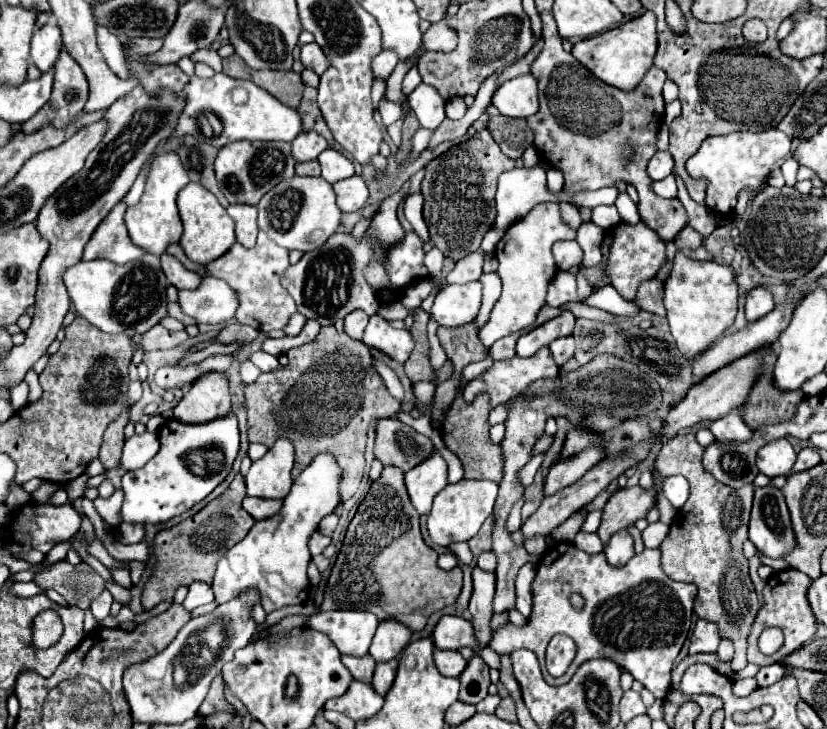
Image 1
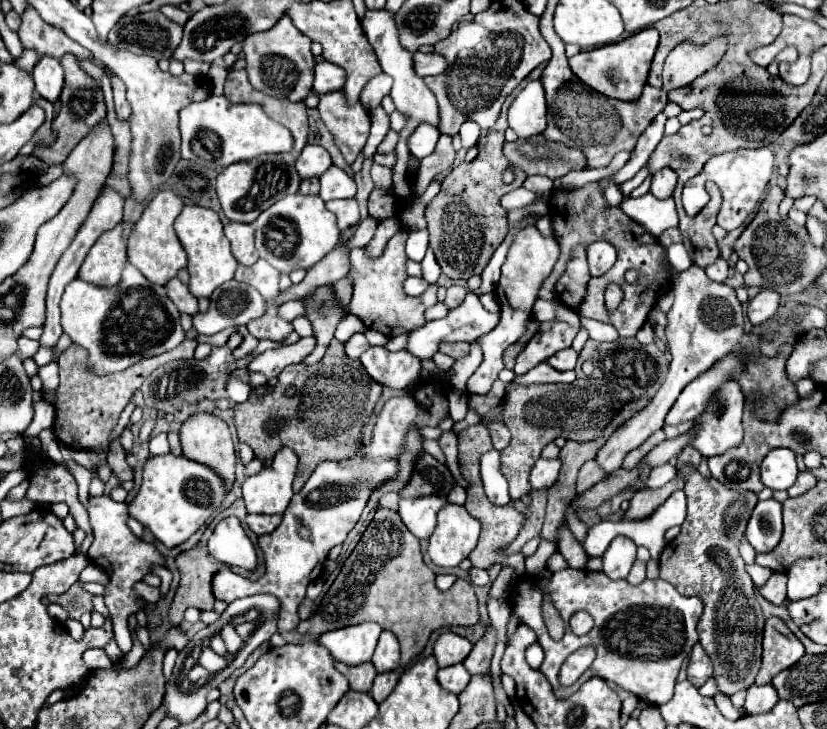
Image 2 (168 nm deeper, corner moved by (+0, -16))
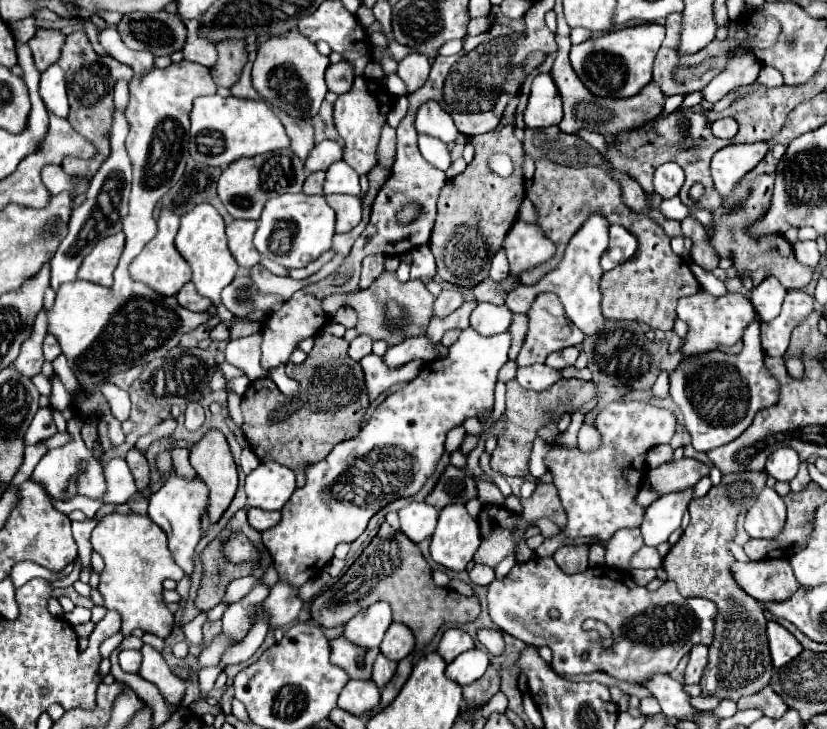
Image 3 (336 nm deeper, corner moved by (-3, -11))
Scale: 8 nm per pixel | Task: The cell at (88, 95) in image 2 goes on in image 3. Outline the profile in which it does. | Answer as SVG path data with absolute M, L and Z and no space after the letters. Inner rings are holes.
M70 33L66 37L58 65L64 69L64 75L66 75L66 87L68 87L68 99L70 99L68 121L80 135L84 135L88 141L92 141L98 149L94 159L82 161L82 159L68 157L68 159L64 159L62 167L70 175L86 175L86 179L92 179L94 171L98 171L98 167L104 163L106 155L110 155L110 127L112 127L112 117L114 117L114 99L112 99L114 85L118 79L130 81L132 69L128 65L118 63L110 55L98 55L92 49L86 33Z

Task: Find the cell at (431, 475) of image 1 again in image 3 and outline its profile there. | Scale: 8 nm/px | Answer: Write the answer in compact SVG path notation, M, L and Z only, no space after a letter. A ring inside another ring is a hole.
M412 501L408 507L398 511L400 517L400 531L414 543L428 539L434 533L438 511L428 503Z

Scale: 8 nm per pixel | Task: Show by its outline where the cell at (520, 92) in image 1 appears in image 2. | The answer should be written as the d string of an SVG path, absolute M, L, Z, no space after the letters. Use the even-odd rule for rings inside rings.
M529 80L527 86L515 96L507 110L509 128L515 130L519 138L529 138L541 134L547 126L547 102L539 80Z

